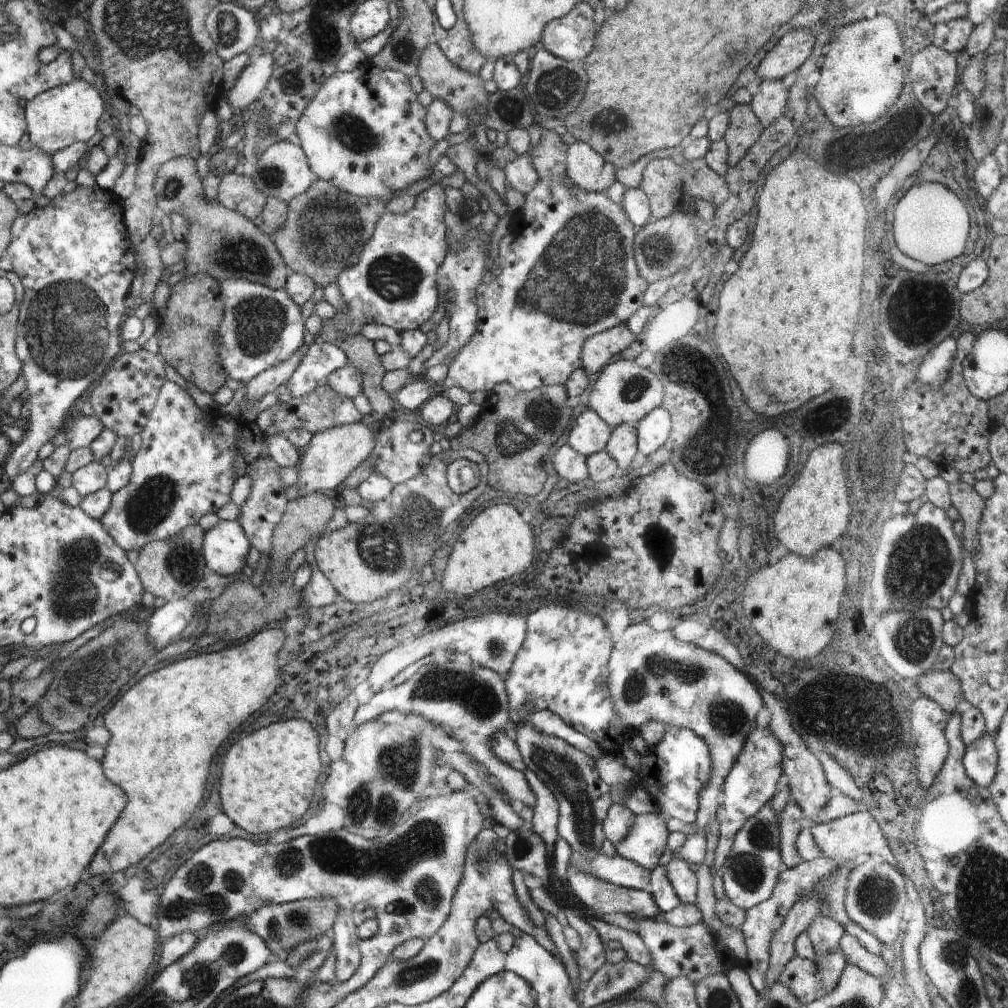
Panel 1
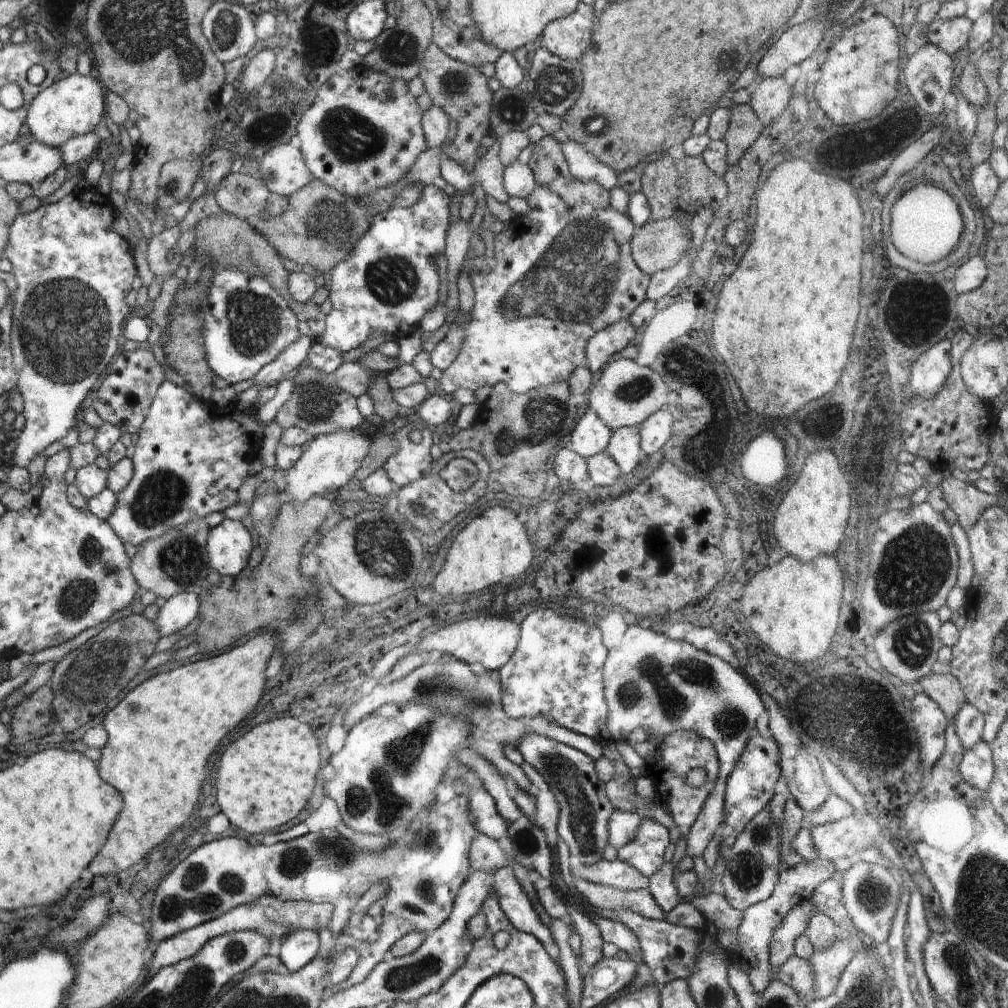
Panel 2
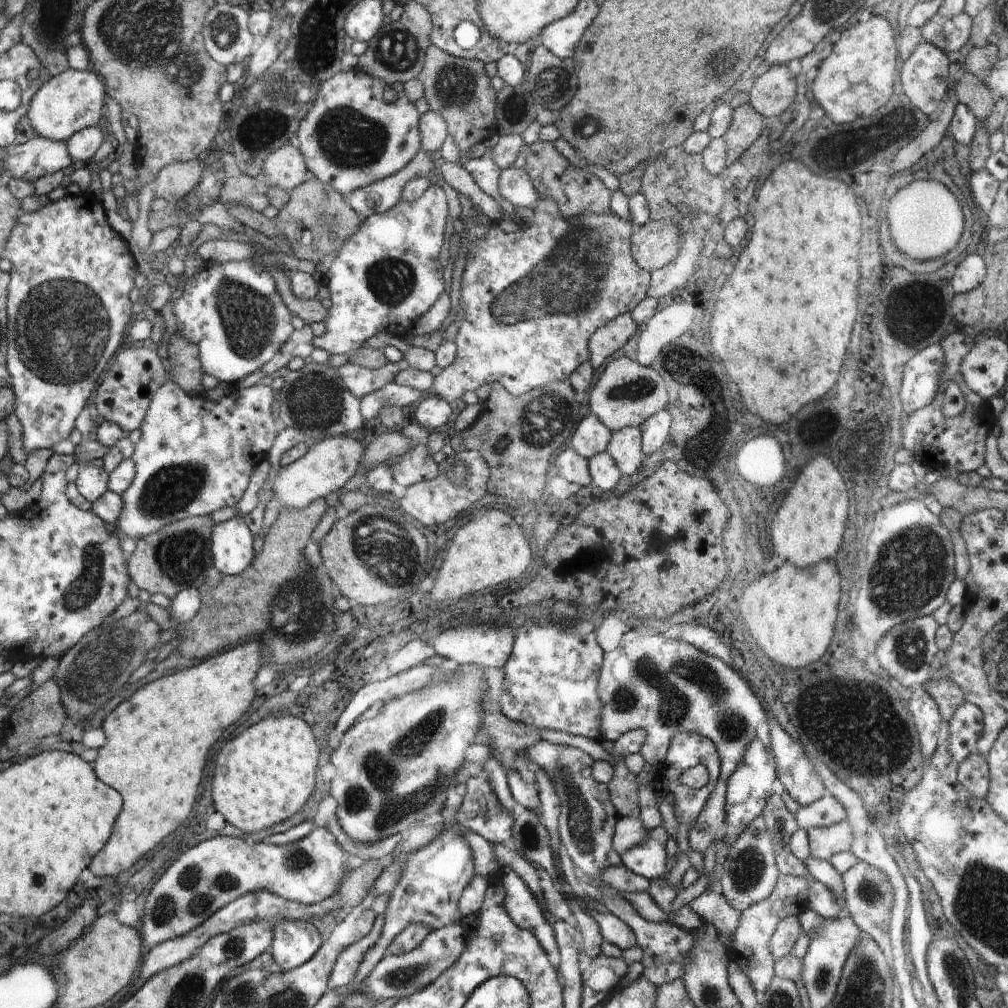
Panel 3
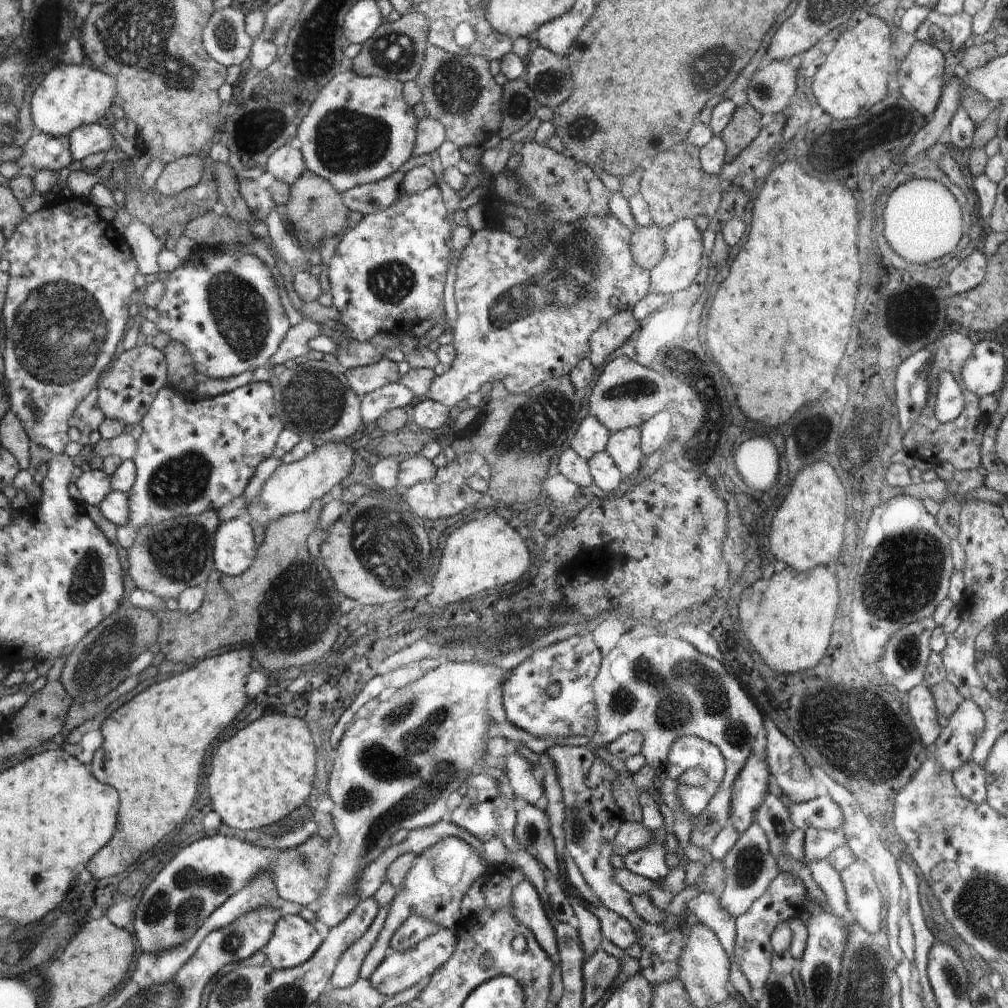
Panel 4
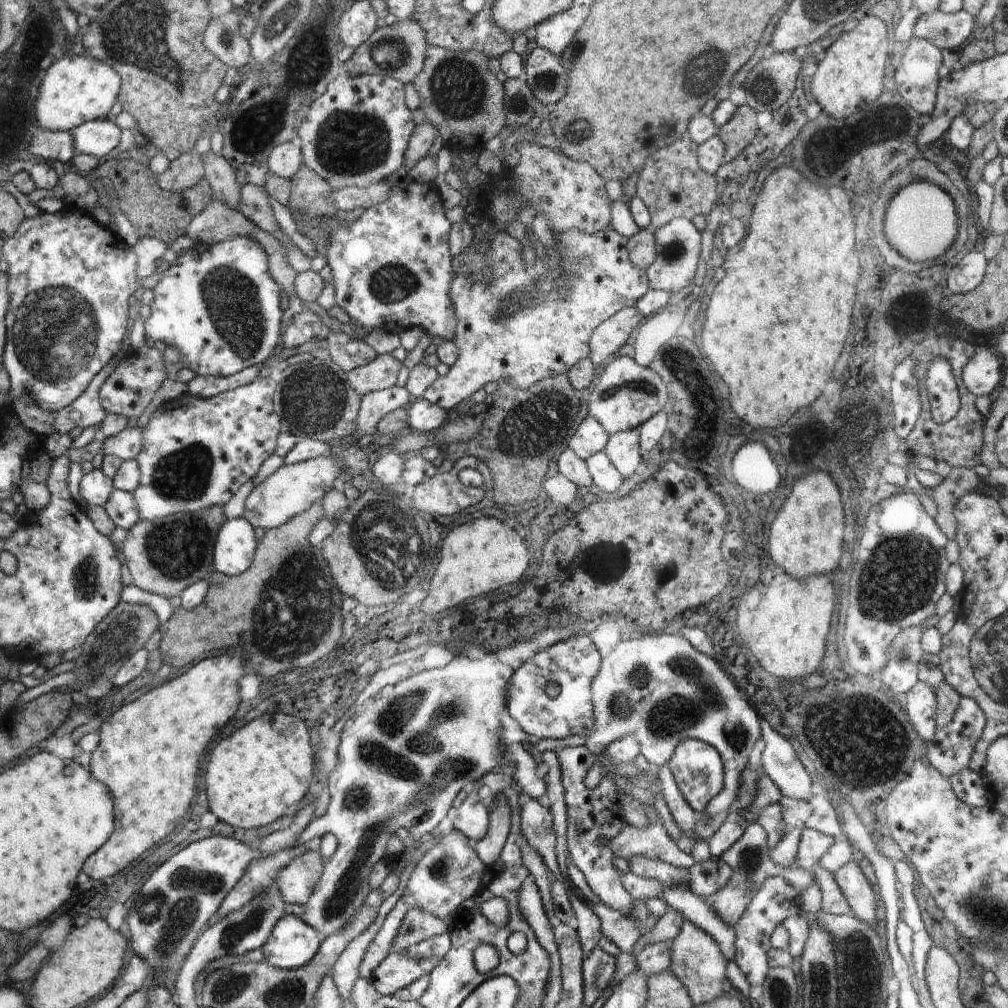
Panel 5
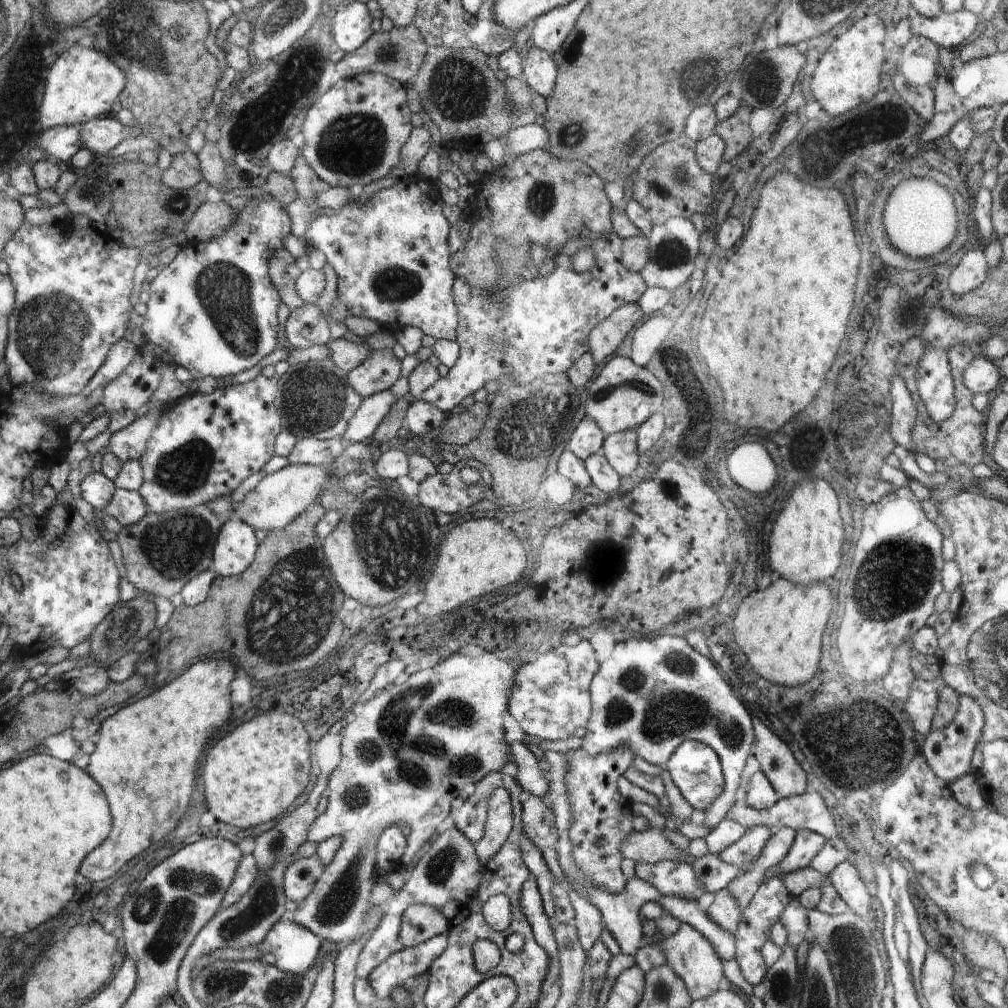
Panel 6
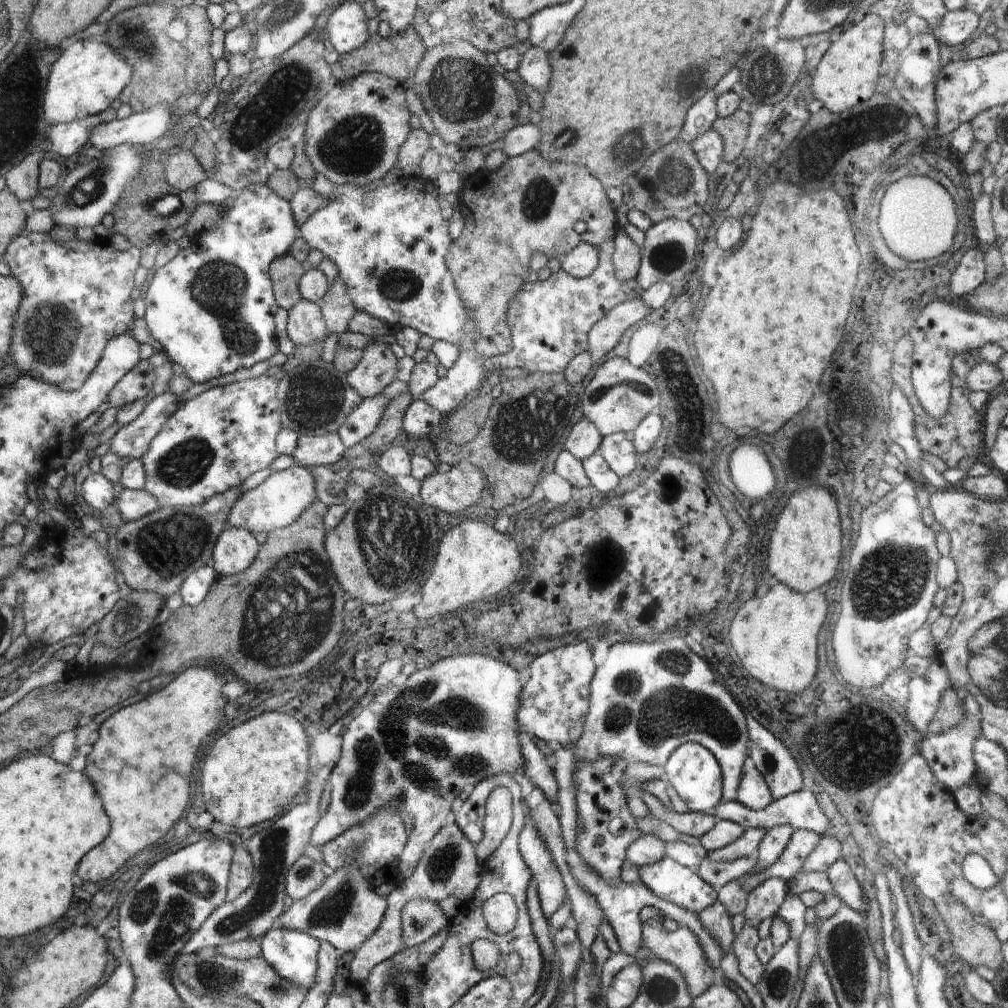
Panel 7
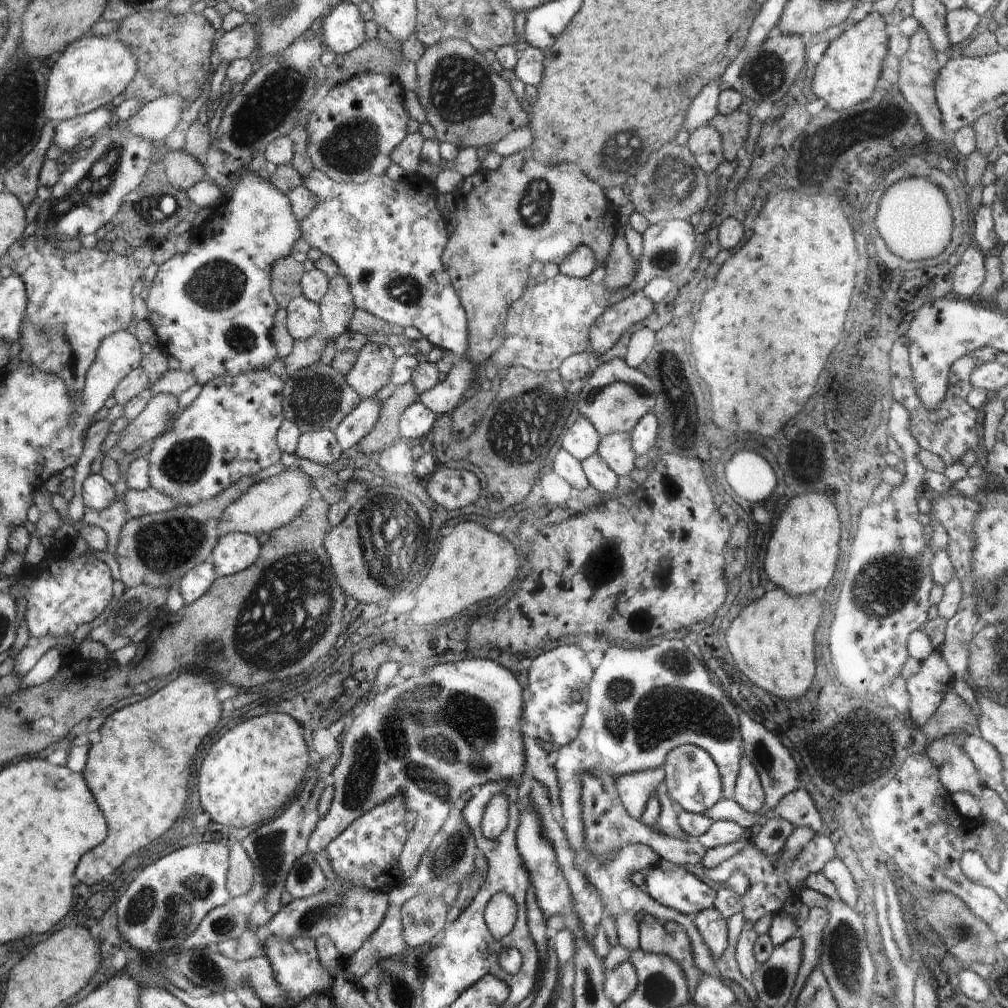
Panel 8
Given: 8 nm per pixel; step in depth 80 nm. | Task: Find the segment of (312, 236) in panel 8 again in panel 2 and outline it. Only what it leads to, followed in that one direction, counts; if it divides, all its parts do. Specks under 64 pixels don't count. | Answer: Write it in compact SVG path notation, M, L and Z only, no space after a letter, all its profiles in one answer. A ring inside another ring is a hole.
M427 185L421 189L419 201L409 207L390 207L373 216L372 225L364 237L357 242L353 253L338 263L330 274L330 302L332 310L325 316L325 331L316 342L327 347L341 350L343 353L358 348L373 330L384 330L398 338L410 334L418 326L424 315L433 310L438 303L440 276L436 256L445 250L445 236L449 227L450 196L436 185Z

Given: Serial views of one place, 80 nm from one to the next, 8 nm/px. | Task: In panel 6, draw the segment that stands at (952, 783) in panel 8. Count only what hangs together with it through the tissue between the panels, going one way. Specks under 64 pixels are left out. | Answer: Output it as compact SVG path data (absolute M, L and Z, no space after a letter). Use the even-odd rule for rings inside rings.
M959 695L959 709L955 714L953 725L945 729L933 730L926 737L922 754L926 757L930 768L936 776L943 778L948 784L957 778L973 771L972 762L980 746L985 720L981 706L968 695Z

